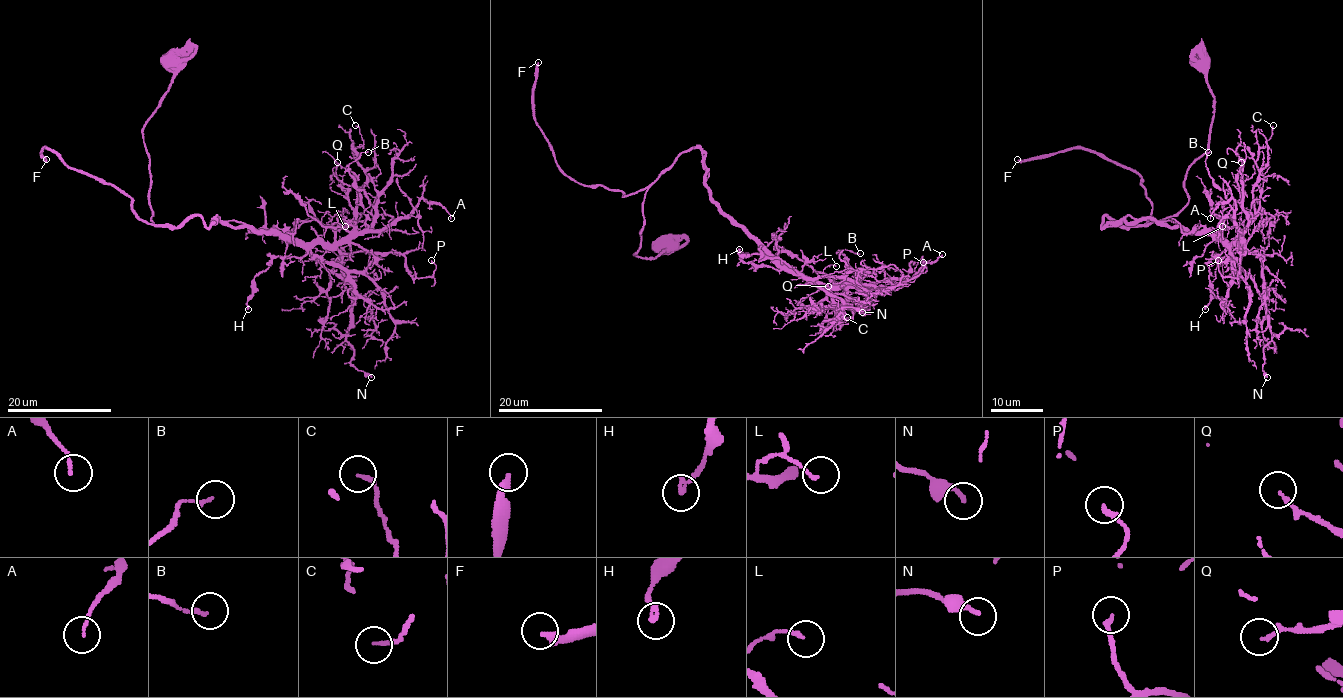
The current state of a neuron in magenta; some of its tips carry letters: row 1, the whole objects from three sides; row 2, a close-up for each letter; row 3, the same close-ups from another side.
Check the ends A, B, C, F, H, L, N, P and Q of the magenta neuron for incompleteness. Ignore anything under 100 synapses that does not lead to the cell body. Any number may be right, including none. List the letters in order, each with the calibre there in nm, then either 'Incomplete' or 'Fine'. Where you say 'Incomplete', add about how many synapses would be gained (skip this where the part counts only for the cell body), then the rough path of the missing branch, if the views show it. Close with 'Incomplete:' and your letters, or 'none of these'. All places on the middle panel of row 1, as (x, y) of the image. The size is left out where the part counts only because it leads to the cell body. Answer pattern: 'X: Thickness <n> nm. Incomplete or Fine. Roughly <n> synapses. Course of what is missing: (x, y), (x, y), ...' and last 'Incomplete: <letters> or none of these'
A: Thickness 120 nm. Fine
B: Thickness 150 nm. Fine
C: Thickness 150 nm. Fine
F: Thickness 260 nm. Incomplete. Roughly 400 synapses
H: Thickness 240 nm. Fine
L: Thickness 120 nm. Fine
N: Thickness 160 nm. Fine
P: Thickness 190 nm. Fine
Q: Thickness 160 nm. Fine
Incomplete: F

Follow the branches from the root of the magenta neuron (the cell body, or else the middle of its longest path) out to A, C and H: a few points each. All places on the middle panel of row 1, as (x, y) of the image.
A: (665, 246), (656, 258), (633, 253), (643, 201), (698, 147), (709, 197), (823, 287), (910, 279), (942, 254)
C: (665, 246), (633, 253), (643, 201), (698, 147), (709, 197), (797, 274), (840, 286), (857, 303), (847, 317)
H: (665, 246), (656, 258), (633, 253), (643, 201), (698, 147), (709, 197), (798, 273), (739, 249)

